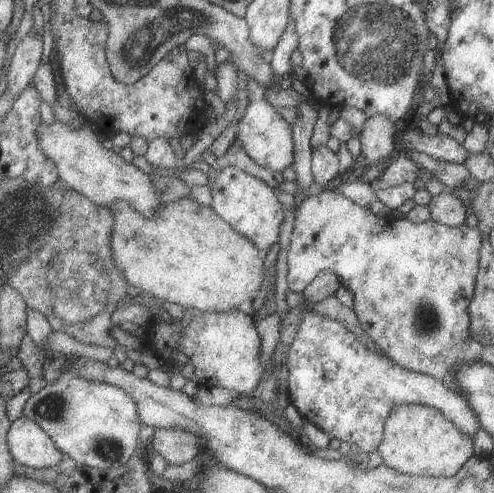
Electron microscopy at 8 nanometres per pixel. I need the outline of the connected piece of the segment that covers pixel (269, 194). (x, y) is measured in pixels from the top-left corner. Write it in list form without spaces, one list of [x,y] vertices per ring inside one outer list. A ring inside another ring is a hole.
[[[230,165],[220,169],[210,190],[211,207],[216,214],[226,220],[238,234],[250,240],[263,255],[278,243],[280,225],[284,221],[286,206],[279,202],[277,189],[242,171],[239,167]]]

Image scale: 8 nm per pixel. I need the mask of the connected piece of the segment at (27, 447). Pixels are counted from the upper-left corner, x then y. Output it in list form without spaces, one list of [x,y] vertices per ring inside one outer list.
[[[25,414],[13,422],[9,440],[19,464],[43,469],[60,466],[66,460],[67,454],[58,446],[53,436]]]

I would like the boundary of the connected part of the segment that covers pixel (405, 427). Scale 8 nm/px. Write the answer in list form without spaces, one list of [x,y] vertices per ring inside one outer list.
[[[398,404],[385,420],[382,444],[377,450],[383,463],[412,476],[451,477],[474,455],[470,436],[462,434],[437,408],[422,404]]]

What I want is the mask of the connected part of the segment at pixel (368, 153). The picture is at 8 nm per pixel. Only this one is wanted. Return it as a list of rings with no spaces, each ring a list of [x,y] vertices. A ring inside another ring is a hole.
[[[382,114],[370,116],[358,135],[361,142],[361,156],[364,160],[368,160],[370,165],[388,162],[390,156],[396,155],[395,134],[396,122],[392,118]]]

